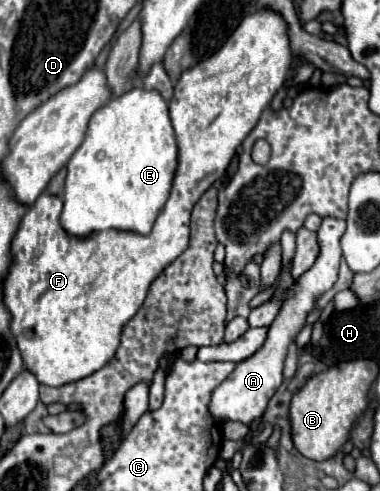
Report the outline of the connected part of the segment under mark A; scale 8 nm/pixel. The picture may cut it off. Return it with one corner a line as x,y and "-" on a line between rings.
326,217
322,221
322,225
318,229
318,241
320,241
320,255
318,255
318,259
314,261
314,265
296,283
296,293
288,301
284,301
278,317
270,325
266,343
252,357
240,361
236,365
236,369
230,373
230,377
226,381
222,381
214,389
214,393
210,397
210,405
208,405
208,413
214,419
220,419
220,421
228,421
230,419
230,421
238,421
238,423
250,425
254,419
258,419
264,413
270,397
274,395
274,391
282,383
282,367
284,367
288,345
294,341
298,331
304,327
306,315
314,309
316,297
320,293
328,291
336,283
336,279
338,279
338,265
340,265
340,257
342,257
342,249
340,249
342,235
344,235
344,221
342,219

